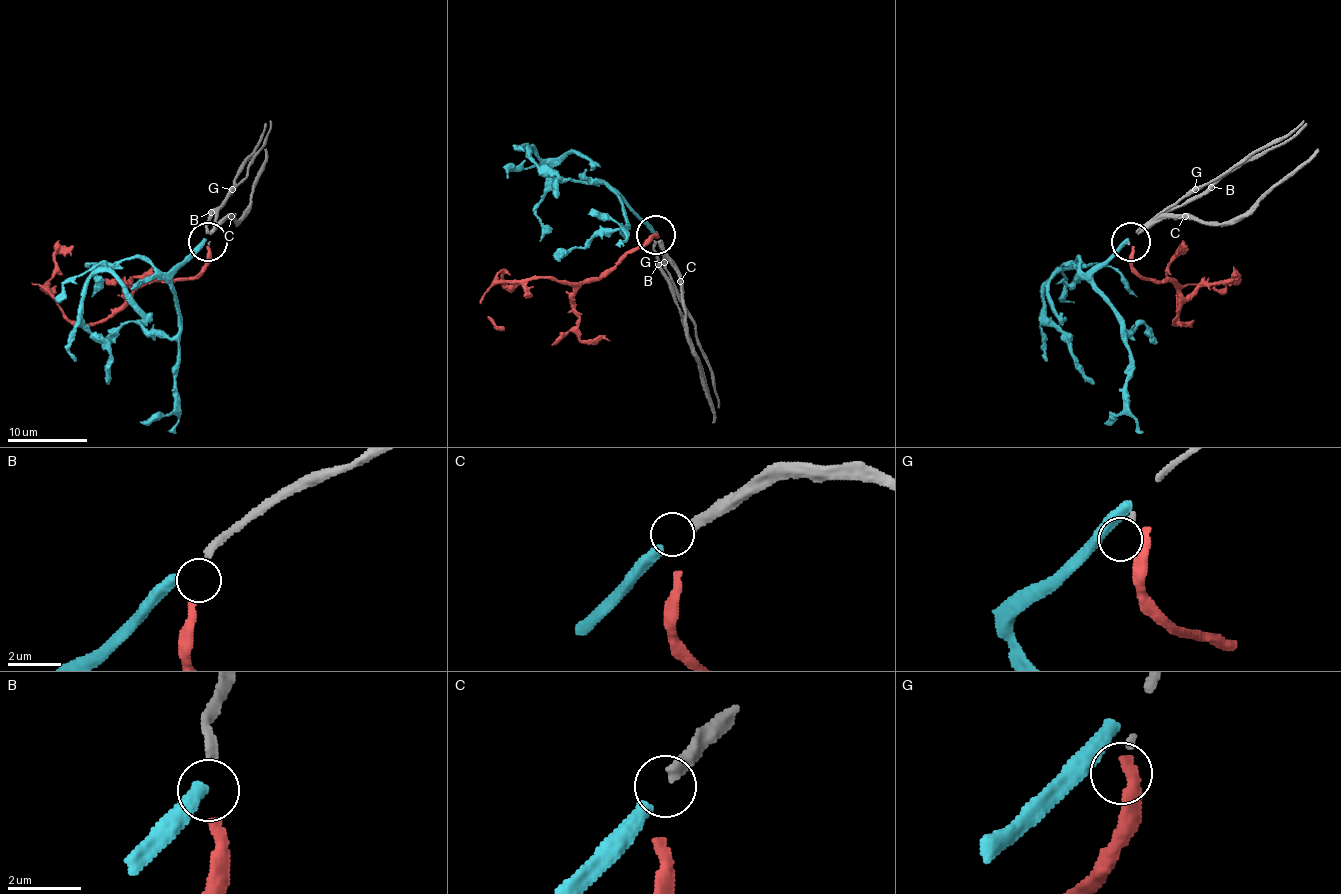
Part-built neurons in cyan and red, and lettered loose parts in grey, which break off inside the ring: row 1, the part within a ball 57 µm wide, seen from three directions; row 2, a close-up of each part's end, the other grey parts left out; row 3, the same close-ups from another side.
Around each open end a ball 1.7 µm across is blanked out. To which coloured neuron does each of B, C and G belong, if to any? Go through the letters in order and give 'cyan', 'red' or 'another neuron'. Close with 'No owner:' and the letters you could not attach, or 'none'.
B: red
C: cyan
G: another neuron
No owner: G

